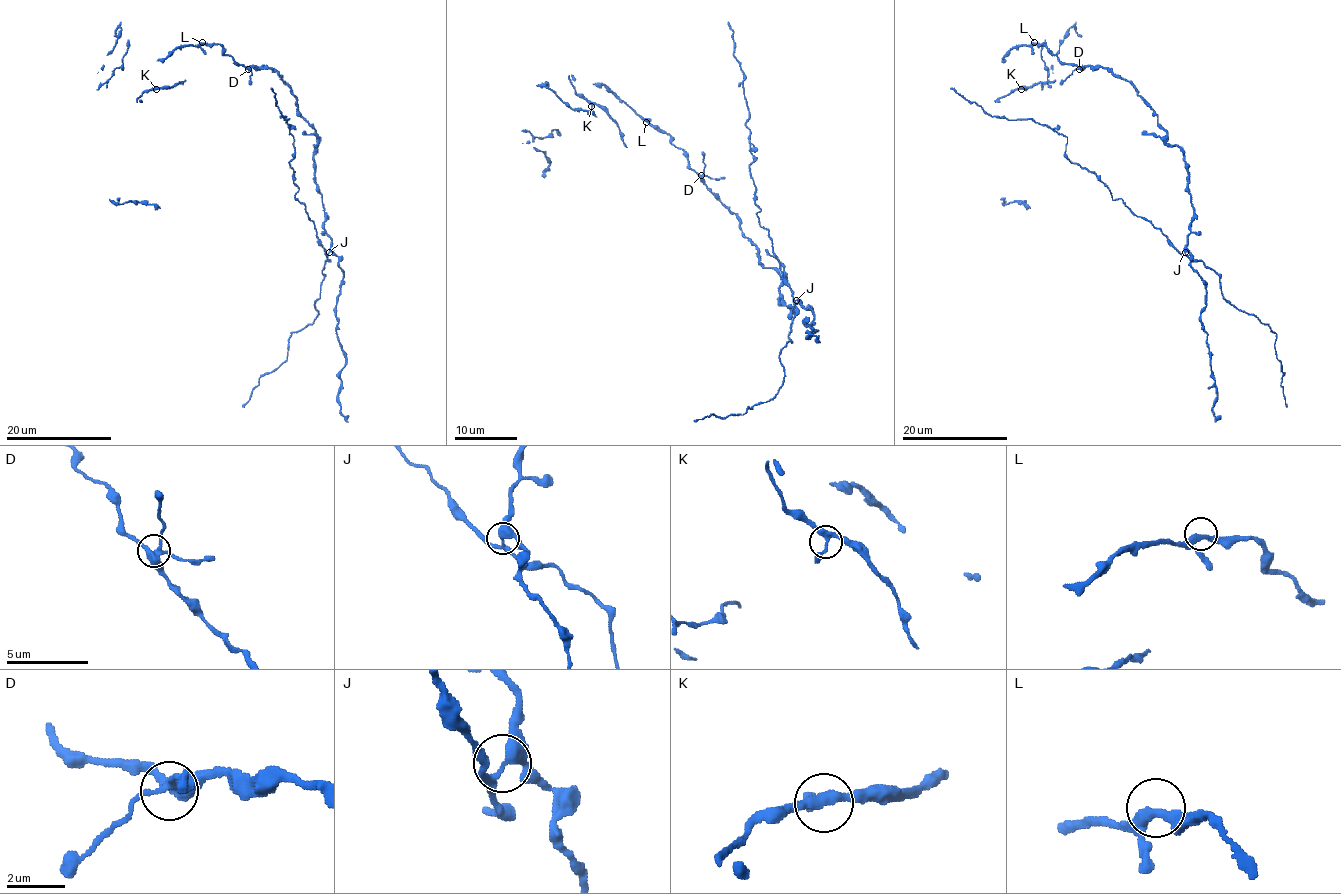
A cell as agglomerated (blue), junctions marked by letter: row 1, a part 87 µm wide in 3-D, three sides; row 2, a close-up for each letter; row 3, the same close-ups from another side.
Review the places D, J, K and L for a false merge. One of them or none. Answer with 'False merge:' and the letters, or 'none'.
False merge: J

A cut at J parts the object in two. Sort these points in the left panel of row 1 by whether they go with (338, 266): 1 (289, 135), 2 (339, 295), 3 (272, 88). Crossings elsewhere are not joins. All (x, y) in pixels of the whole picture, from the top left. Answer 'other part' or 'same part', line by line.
1: other part
2: same part
3: other part

